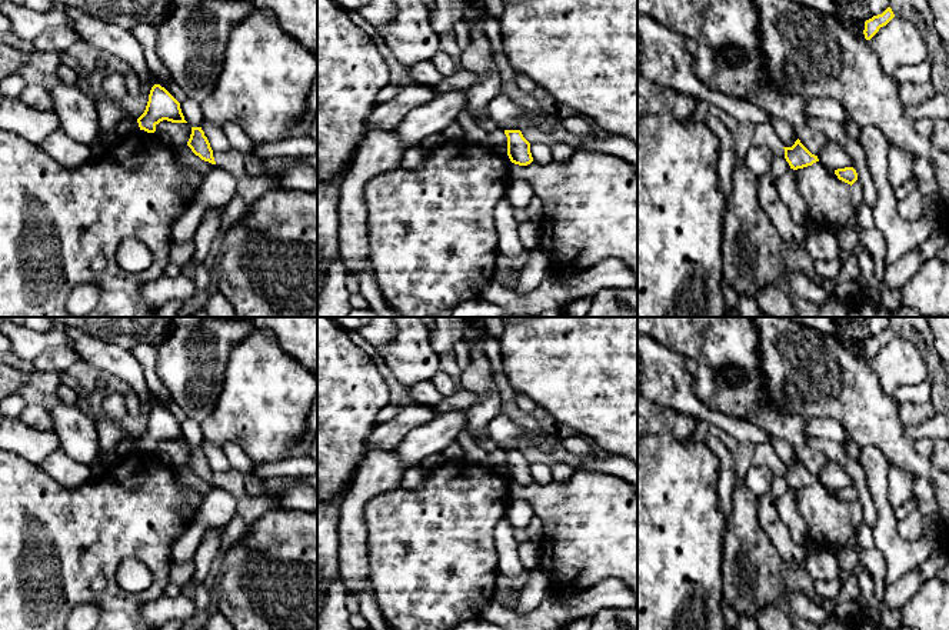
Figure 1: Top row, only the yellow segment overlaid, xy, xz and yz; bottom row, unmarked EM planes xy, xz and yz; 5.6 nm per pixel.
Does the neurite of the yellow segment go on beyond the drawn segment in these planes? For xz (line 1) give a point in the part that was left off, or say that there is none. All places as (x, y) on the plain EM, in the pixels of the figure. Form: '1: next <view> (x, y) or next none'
1: next none

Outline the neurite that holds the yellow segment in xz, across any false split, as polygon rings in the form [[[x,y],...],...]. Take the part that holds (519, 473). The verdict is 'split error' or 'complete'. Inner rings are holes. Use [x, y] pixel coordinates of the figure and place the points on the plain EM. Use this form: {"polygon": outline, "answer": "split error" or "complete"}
{"polygon": [[[505,450],[507,457],[507,476],[512,483],[527,486],[533,481],[530,463],[523,457],[520,450]]], "answer": "complete"}

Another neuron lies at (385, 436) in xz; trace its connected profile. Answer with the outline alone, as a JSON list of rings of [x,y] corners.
[[[403,404],[396,417],[379,423],[364,441],[363,459],[370,450],[394,450],[416,427],[429,424],[436,413],[426,404]]]

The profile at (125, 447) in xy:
[[[121,440],[117,446],[116,446],[116,454],[117,459],[123,459],[126,456],[129,456],[133,451],[140,450],[137,440]]]

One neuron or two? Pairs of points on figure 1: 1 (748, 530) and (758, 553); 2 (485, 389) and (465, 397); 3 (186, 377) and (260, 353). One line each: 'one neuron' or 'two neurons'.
1: one neuron
2: two neurons
3: two neurons

